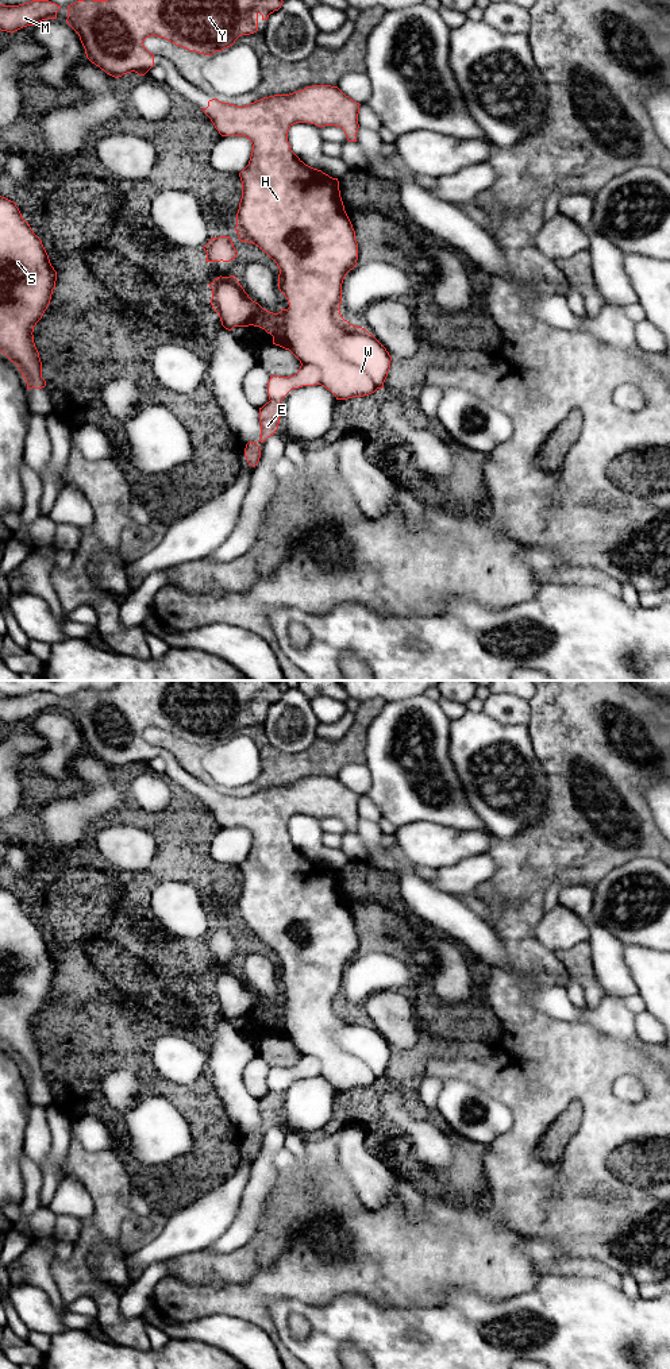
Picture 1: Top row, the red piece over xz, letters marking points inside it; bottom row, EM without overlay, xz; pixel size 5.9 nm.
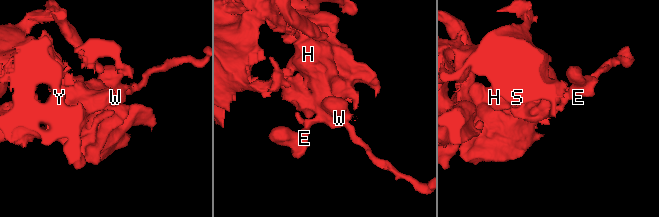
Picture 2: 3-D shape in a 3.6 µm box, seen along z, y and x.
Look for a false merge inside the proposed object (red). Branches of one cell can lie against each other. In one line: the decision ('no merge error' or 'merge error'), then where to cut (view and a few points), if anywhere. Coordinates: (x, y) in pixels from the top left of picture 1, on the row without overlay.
merge error; cut in xz along (270, 1091), (280, 1094)

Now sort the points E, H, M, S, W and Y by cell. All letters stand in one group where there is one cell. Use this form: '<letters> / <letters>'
E / H M S W Y

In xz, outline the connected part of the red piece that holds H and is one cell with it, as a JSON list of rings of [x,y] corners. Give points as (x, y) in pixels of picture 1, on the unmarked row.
[[[312,776],[289,786],[263,788],[242,798],[212,790],[208,793],[208,798],[201,801],[222,828],[246,828],[253,836],[249,856],[239,864],[242,890],[236,905],[235,922],[240,933],[258,937],[277,955],[280,960],[278,980],[286,988],[289,999],[281,1000],[278,1004],[263,1000],[249,988],[235,967],[220,967],[208,976],[212,980],[211,996],[219,1004],[222,1017],[226,1021],[231,1022],[234,1018],[249,1017],[259,1018],[273,1027],[273,1036],[289,1041],[300,1052],[301,1057],[294,1067],[270,1067],[267,1073],[270,1092],[281,1094],[292,1080],[315,1076],[324,1077],[336,1091],[369,1087],[384,1079],[390,1060],[392,1048],[386,1040],[365,1019],[344,1011],[339,1002],[343,971],[358,956],[355,922],[344,902],[339,872],[305,856],[290,841],[288,833],[288,822],[296,814],[311,814],[317,818],[335,817],[344,822],[349,833],[357,833],[359,797],[338,778]]]

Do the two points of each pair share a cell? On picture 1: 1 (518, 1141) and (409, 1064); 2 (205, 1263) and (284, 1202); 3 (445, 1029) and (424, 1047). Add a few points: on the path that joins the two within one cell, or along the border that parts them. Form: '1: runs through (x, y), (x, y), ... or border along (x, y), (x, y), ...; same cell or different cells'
1: border along (455, 1060), (431, 1057), (426, 1071); different cells
2: runs through (224, 1258), (265, 1218); same cell
3: border along (426, 1033), (435, 1037); different cells

